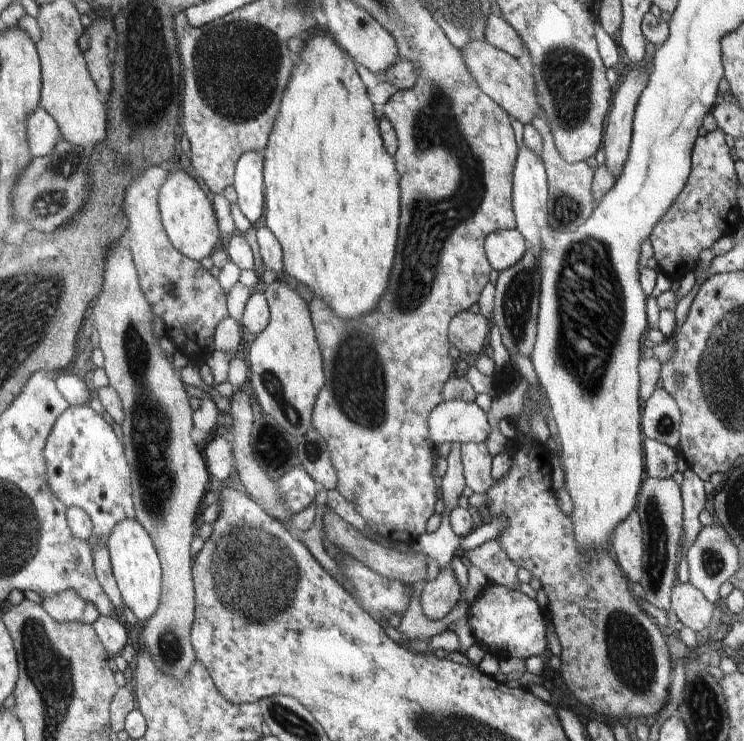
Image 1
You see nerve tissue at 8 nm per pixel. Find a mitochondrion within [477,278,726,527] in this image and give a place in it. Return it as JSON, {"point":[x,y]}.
{"point":[666,422]}

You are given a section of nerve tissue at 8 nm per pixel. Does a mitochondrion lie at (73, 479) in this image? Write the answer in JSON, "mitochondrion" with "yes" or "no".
{"mitochondrion":"yes"}

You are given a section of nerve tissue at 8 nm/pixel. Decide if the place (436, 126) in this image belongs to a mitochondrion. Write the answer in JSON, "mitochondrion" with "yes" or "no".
{"mitochondrion":"yes"}

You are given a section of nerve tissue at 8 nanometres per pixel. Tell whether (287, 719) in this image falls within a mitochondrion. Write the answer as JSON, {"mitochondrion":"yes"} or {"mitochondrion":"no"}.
{"mitochondrion":"yes"}

